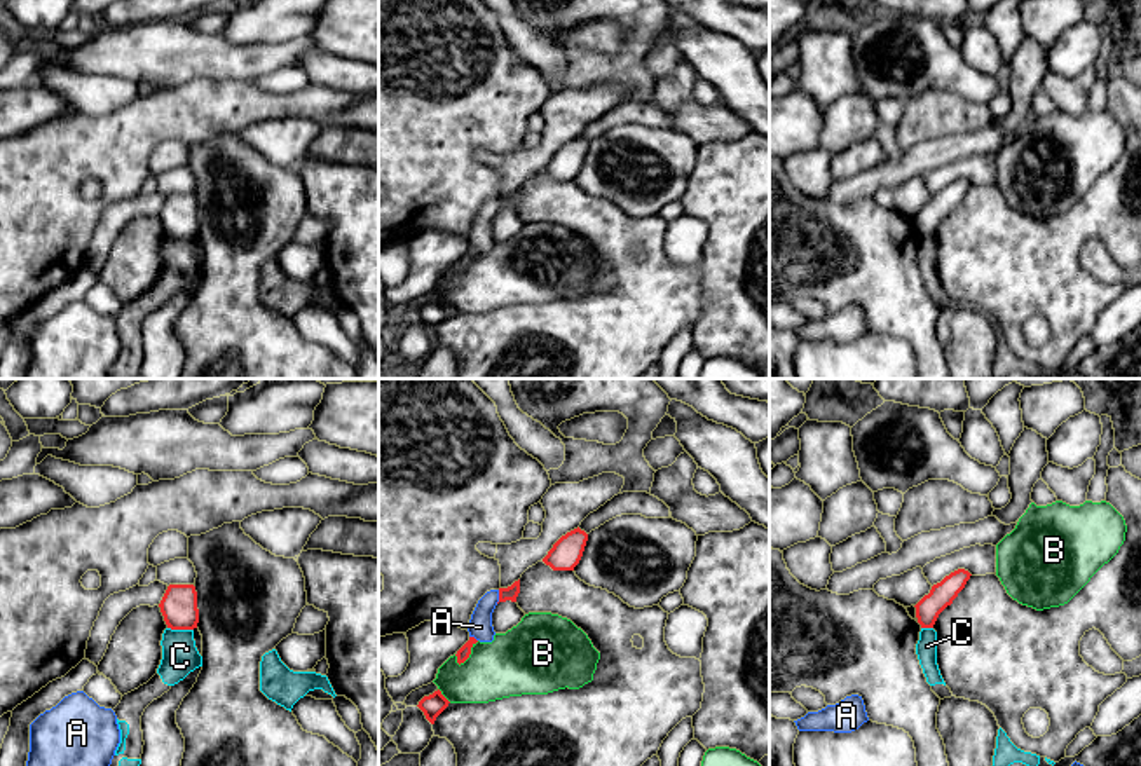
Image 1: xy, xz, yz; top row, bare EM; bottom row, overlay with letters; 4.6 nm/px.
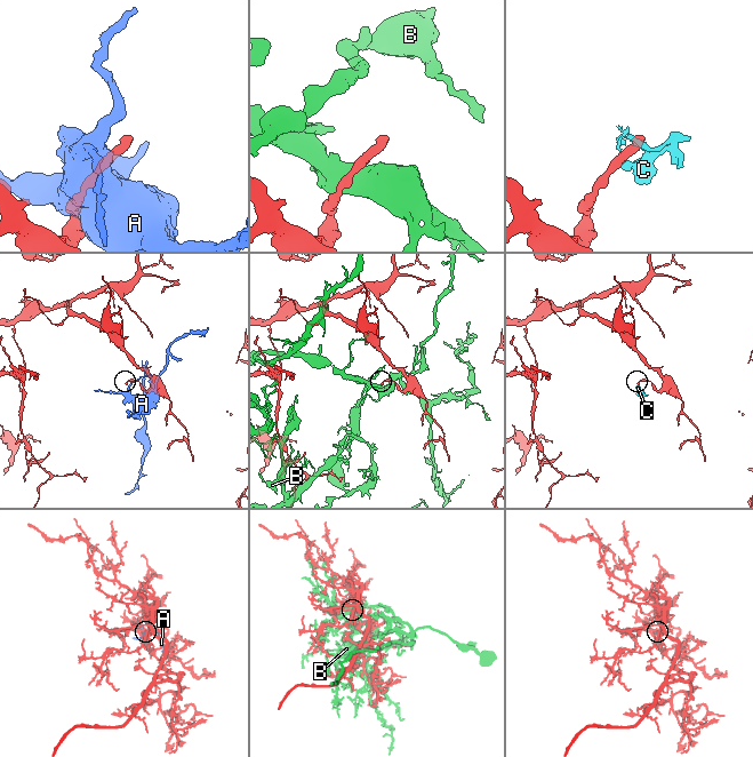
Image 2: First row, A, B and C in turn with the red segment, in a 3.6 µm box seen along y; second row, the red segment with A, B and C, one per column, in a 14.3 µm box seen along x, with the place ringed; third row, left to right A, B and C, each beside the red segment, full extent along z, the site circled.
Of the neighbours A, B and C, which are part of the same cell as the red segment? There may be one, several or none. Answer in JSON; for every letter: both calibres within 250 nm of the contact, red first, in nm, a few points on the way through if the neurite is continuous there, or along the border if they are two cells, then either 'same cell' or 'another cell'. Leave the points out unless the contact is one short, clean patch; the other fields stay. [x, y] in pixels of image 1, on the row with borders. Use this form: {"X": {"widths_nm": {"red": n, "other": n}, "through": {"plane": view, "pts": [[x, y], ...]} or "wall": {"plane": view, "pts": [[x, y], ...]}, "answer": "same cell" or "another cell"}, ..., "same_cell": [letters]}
{"A": {"widths_nm": {"red": 70, "other": 110}, "wall": {"plane": "xz", "pts": [[499, 590], [496, 602]]}, "answer": "another cell"}, "B": {"widths_nm": {"red": 60, "other": 300}, "answer": "another cell"}, "C": {"widths_nm": {"red": 170, "other": 170}, "wall": {"plane": "xy", "pts": [[168, 627], [192, 630]]}, "answer": "another cell"}, "same_cell": []}

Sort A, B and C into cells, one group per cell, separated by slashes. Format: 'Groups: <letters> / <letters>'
Groups: A / B / C

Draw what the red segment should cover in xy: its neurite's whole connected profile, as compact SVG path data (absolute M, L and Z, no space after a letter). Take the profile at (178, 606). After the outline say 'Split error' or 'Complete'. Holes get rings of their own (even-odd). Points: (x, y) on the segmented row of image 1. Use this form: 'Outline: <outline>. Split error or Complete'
Outline: M169 585L161 604L167 628L194 630L199 623L197 592L194 585Z. Complete

